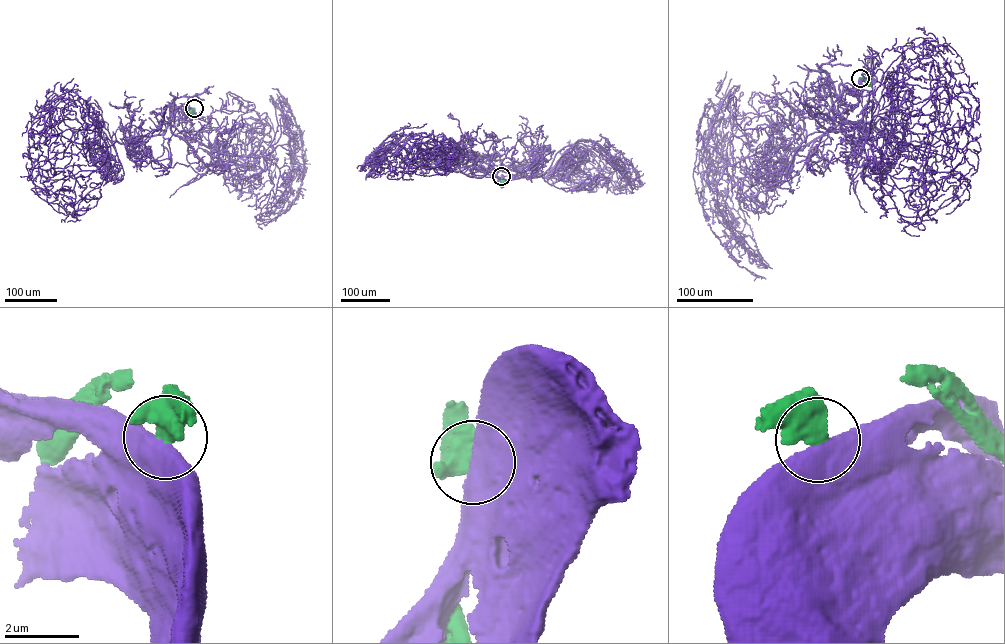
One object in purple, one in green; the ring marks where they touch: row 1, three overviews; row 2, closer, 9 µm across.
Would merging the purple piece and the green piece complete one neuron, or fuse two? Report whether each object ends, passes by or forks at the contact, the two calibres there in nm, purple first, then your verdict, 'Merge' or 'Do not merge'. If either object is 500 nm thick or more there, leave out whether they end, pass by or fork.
Thickness 750 nm (purple) against 700 nm. Do not merge

